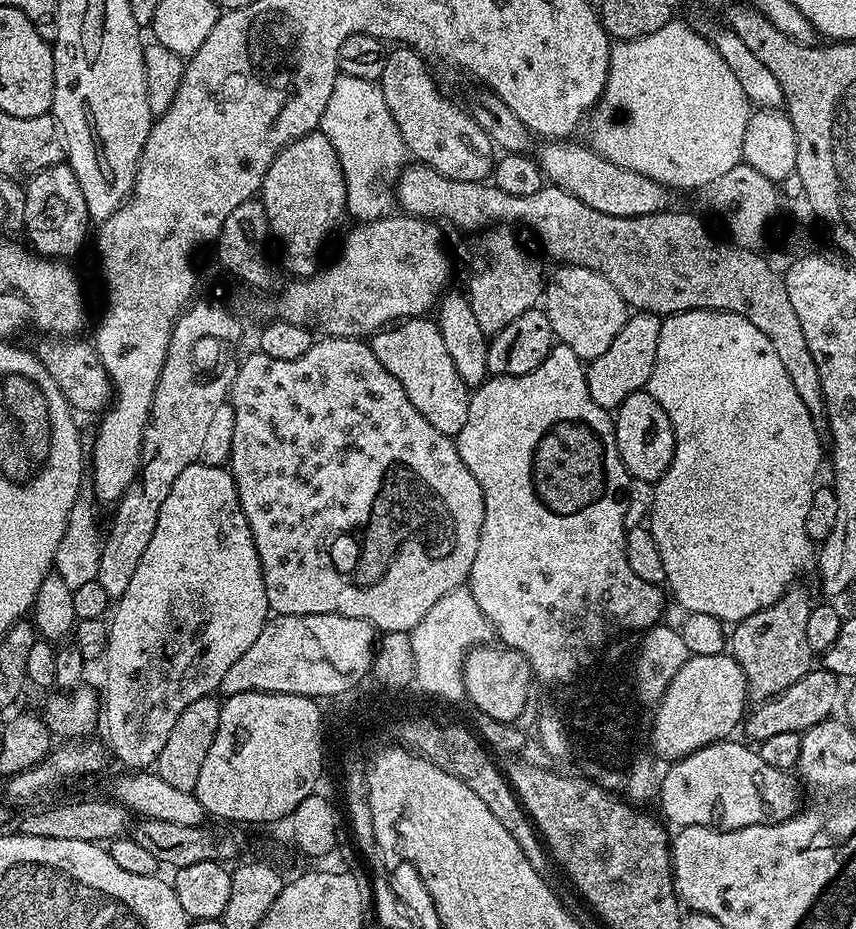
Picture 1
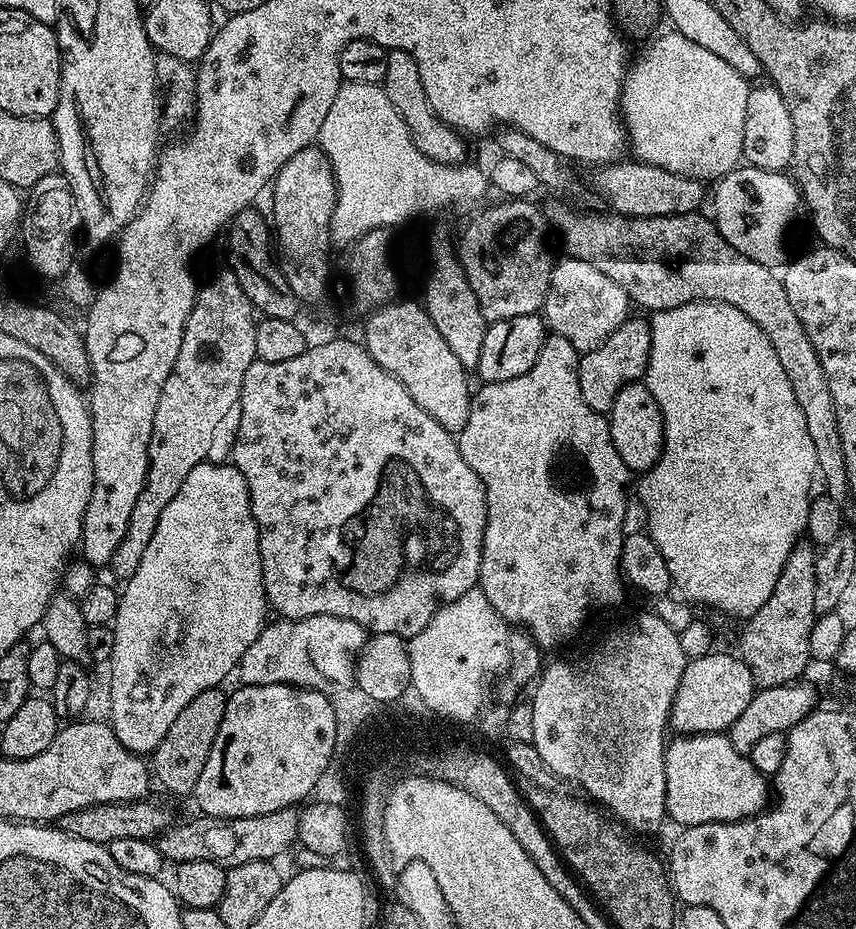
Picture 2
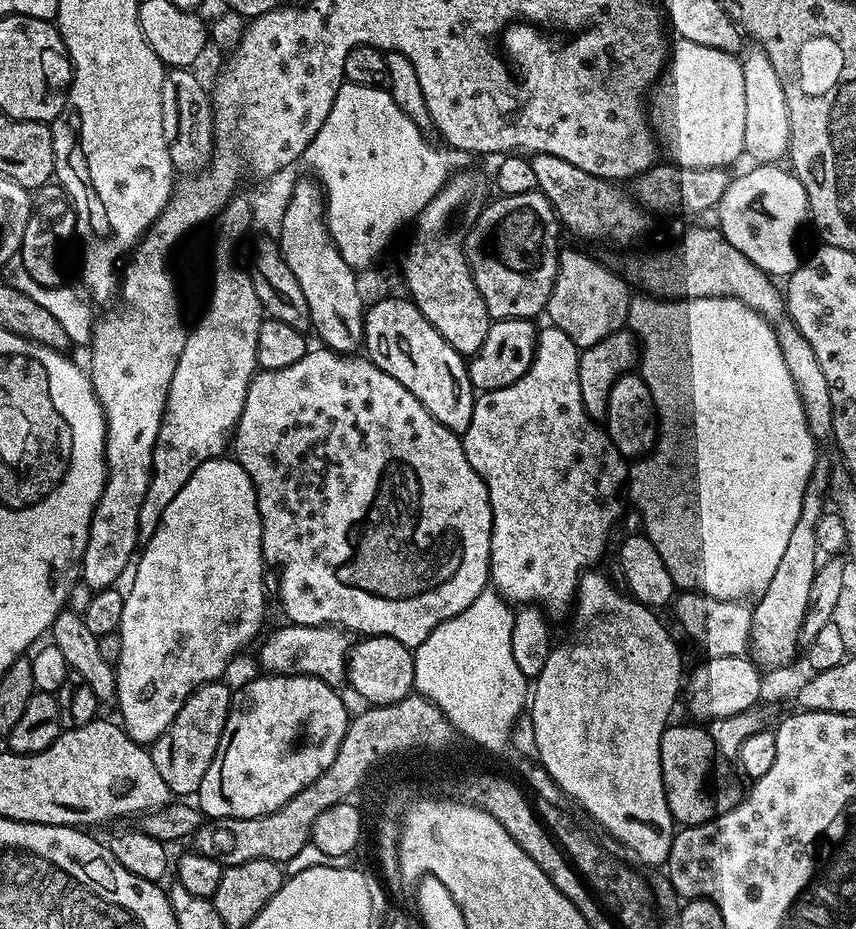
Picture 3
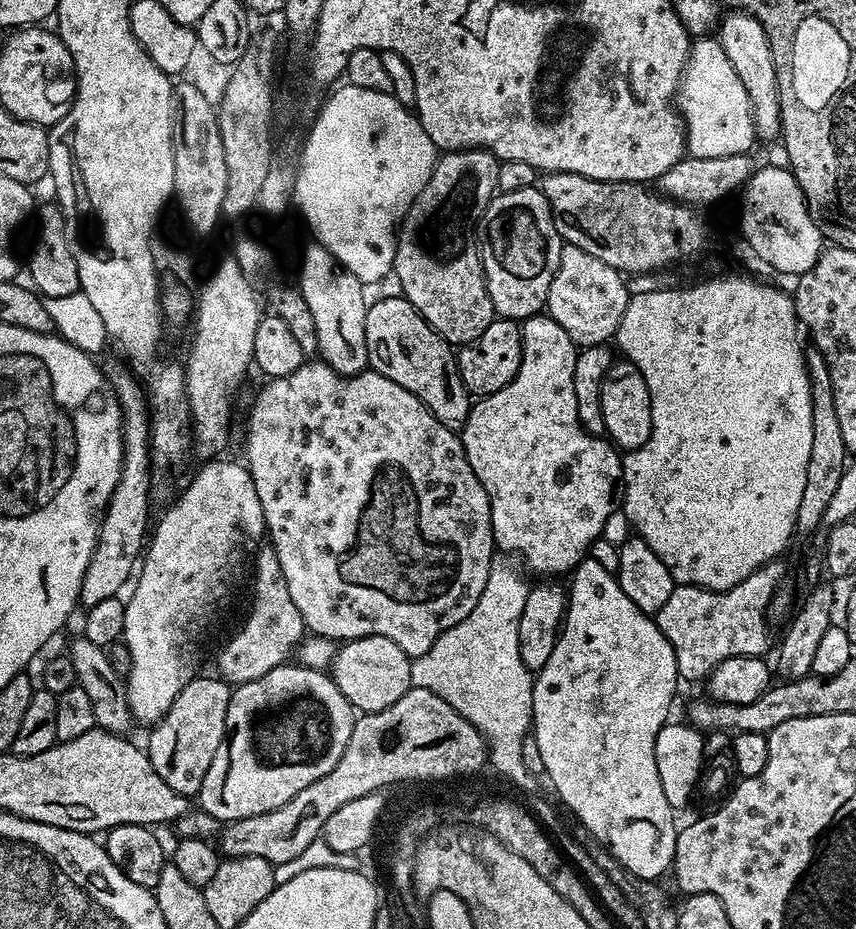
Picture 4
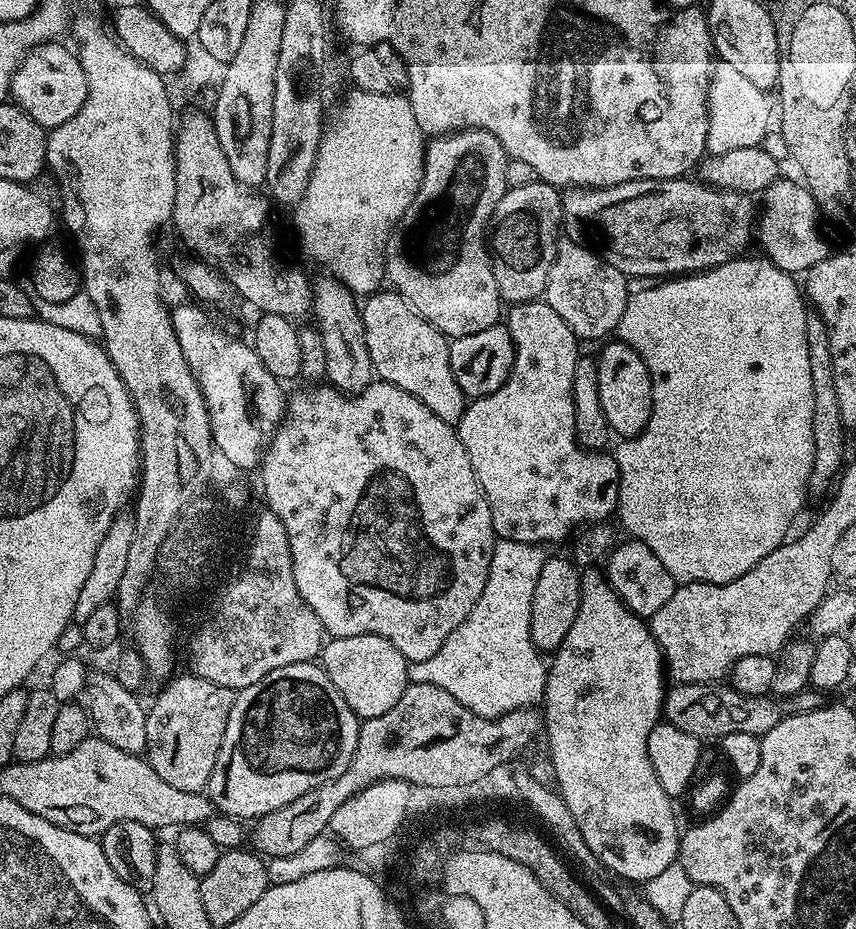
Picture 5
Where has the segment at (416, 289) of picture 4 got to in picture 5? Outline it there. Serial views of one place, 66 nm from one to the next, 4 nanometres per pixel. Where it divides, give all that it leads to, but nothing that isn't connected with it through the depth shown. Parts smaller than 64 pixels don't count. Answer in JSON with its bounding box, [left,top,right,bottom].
[384,128,509,338]

